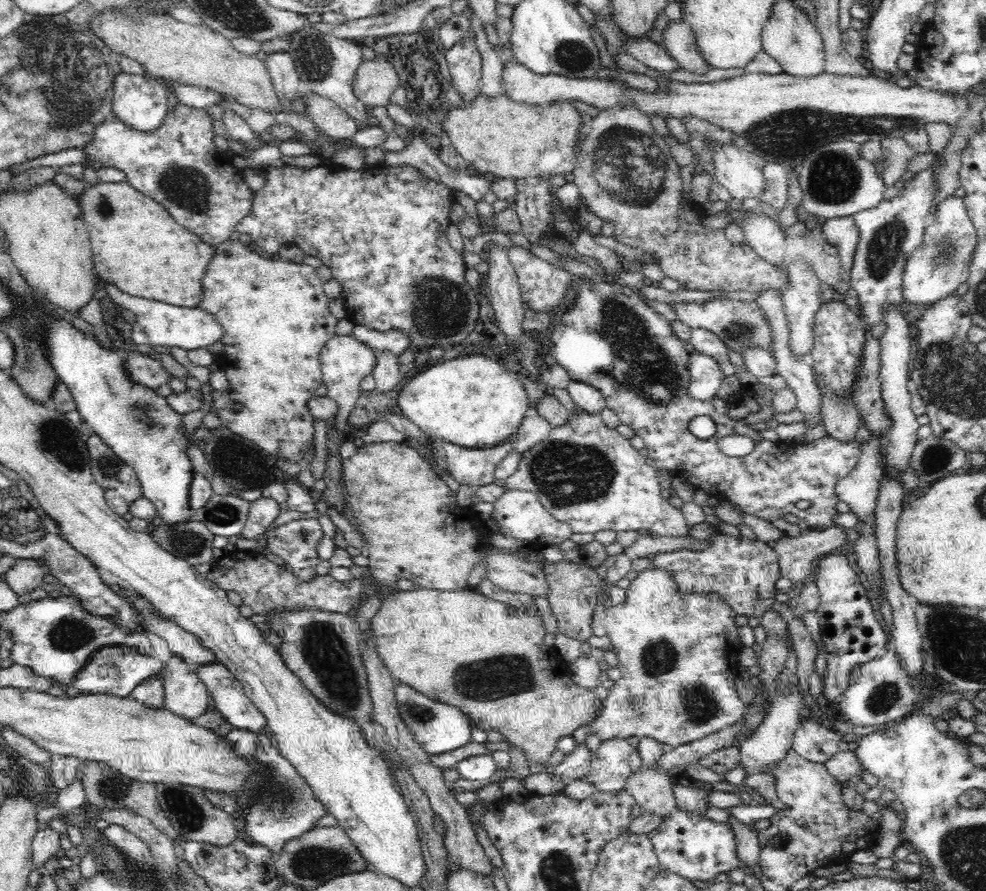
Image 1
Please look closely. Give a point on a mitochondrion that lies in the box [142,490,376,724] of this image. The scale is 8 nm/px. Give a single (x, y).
(324, 649)

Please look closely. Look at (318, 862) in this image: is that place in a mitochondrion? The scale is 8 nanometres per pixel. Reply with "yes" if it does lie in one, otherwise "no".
yes

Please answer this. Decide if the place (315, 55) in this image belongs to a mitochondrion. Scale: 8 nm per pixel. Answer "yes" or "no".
yes

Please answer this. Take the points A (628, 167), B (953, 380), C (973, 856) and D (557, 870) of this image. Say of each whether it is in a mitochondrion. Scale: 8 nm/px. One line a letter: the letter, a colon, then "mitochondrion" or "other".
A: mitochondrion
B: mitochondrion
C: mitochondrion
D: mitochondrion

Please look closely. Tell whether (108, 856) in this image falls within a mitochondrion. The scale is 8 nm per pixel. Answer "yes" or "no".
yes

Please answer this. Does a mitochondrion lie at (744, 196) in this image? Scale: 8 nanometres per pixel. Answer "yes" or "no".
no

